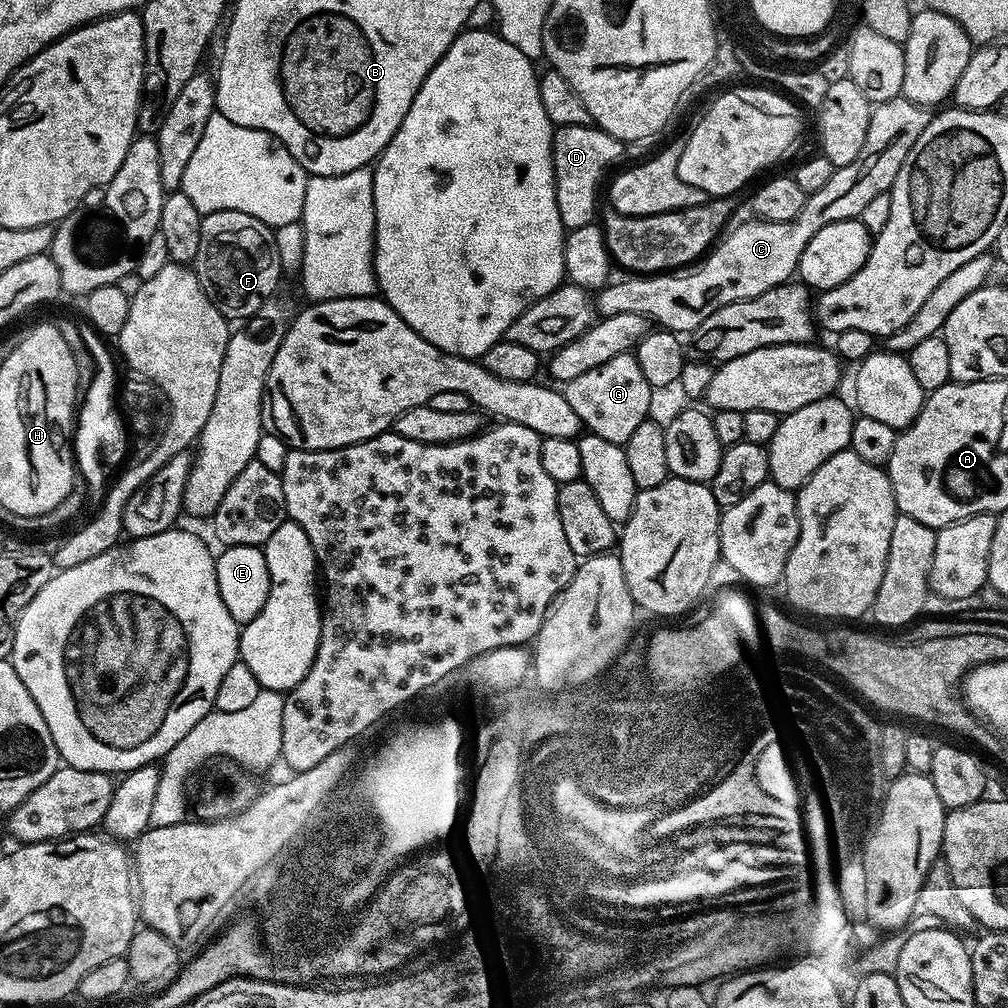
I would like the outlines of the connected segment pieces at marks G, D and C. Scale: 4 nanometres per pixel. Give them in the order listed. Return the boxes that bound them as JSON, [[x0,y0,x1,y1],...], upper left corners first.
[[562,352,654,446],[552,124,625,229],[594,94,933,334]]

